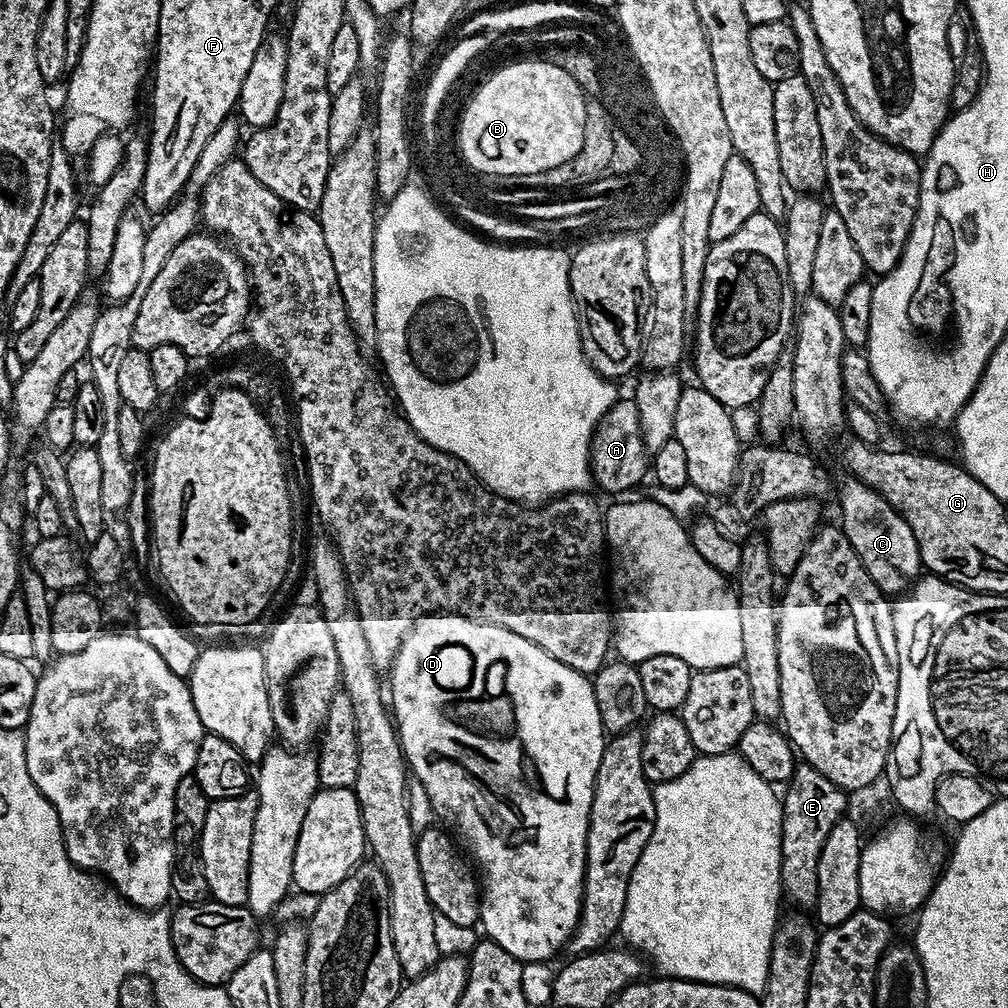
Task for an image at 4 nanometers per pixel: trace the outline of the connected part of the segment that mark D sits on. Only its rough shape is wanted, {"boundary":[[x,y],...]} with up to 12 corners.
{"boundary":[[421,616],[390,712],[521,962],[580,920],[591,679]]}

